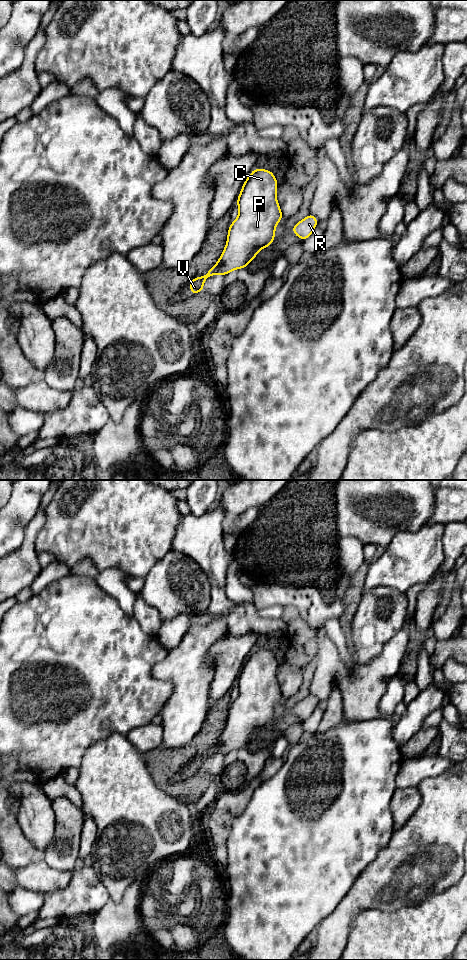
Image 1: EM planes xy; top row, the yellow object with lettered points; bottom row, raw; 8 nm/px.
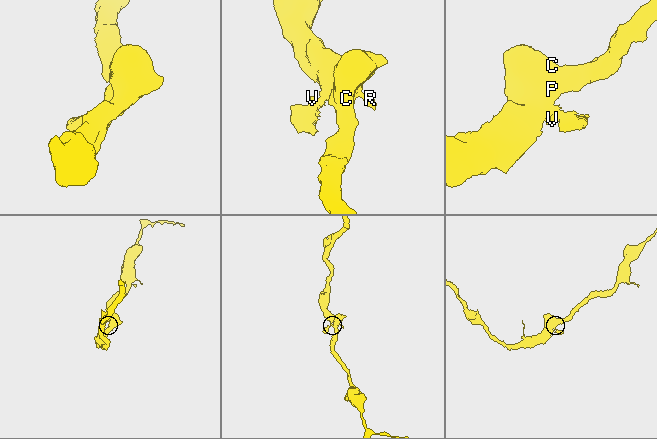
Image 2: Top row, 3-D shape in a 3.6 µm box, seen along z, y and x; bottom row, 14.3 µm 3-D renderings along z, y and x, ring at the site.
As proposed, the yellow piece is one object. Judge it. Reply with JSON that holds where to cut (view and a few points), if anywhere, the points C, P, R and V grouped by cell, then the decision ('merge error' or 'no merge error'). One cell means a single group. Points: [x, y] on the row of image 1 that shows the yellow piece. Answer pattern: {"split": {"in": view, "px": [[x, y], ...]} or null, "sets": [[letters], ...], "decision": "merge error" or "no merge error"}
{"split": {"in": "xy", "px": [[219, 259], [219, 265], [213, 273]]}, "sets": [["C", "P", "R"], ["V"]], "decision": "merge error"}

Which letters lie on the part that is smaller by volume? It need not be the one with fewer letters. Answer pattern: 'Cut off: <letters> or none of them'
Cut off: V

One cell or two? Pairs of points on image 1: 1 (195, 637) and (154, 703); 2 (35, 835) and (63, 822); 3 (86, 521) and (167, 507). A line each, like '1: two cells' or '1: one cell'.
1: two cells
2: two cells
3: one cell

